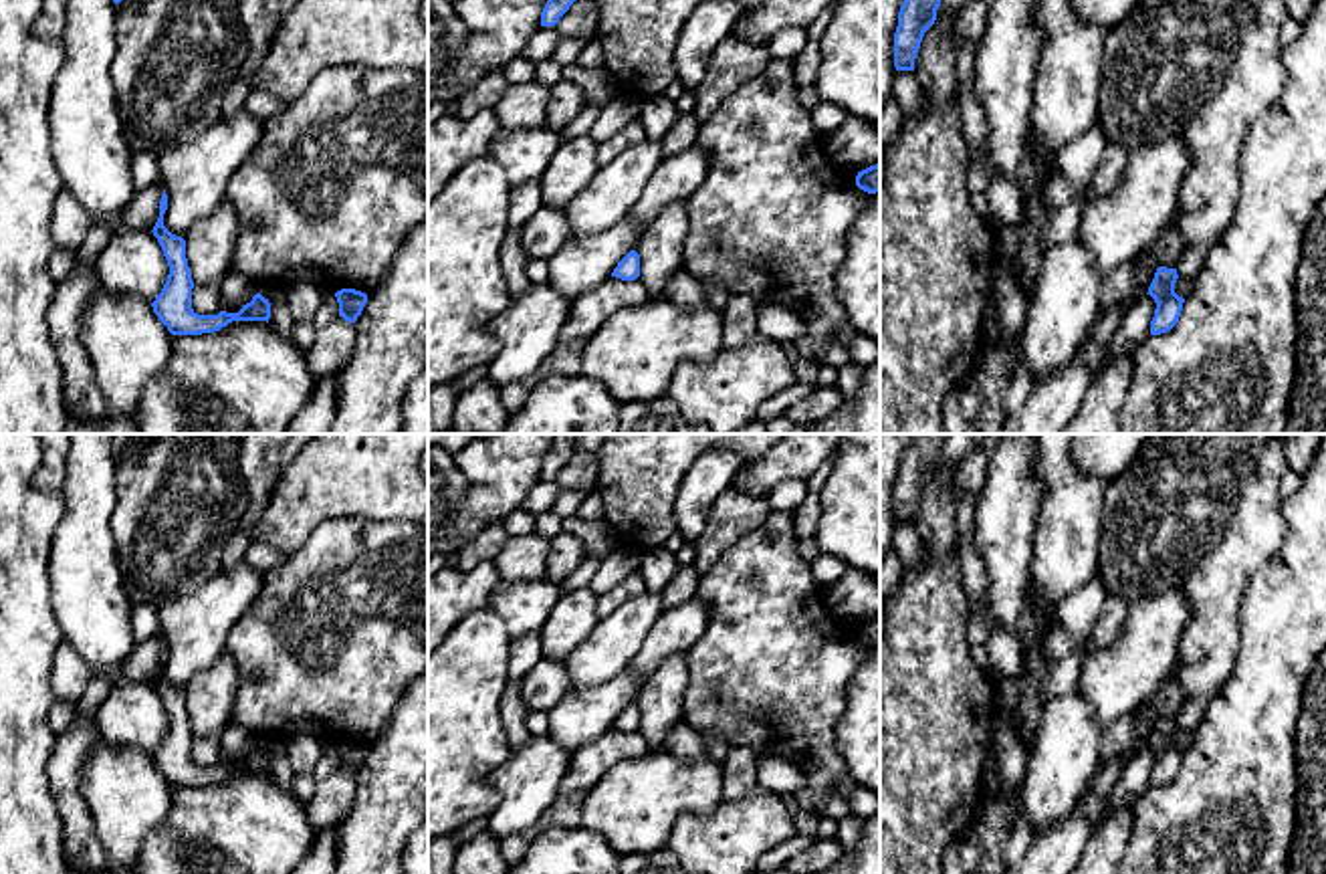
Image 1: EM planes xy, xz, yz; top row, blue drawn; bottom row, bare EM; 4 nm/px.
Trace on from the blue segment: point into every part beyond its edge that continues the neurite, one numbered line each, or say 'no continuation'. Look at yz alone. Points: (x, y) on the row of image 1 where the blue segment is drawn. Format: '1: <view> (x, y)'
no continuation

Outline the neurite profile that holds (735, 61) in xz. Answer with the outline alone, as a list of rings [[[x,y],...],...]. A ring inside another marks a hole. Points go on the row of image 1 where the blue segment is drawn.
[[[729,36],[712,52],[700,85],[694,89],[694,115],[706,121],[723,101],[745,81],[759,75],[773,57],[767,46],[751,44]]]

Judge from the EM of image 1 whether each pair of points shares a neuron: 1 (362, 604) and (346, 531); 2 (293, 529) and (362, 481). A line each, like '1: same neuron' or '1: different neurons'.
1: same neuron
2: same neuron

